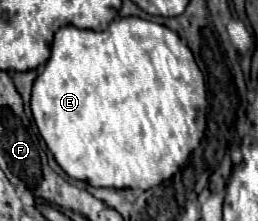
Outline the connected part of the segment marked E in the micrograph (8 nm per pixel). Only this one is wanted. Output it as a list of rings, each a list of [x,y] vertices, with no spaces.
[[[118,17],[108,25],[104,31],[92,31],[92,29],[78,29],[78,27],[62,27],[56,31],[54,41],[52,41],[52,55],[46,61],[42,73],[34,81],[32,89],[32,117],[34,123],[46,141],[48,149],[52,151],[56,163],[72,177],[86,181],[92,187],[112,187],[112,189],[142,189],[146,191],[148,187],[154,187],[156,183],[162,183],[164,179],[170,179],[174,173],[182,169],[190,159],[190,153],[198,149],[200,141],[205,136],[207,125],[206,111],[206,85],[192,51],[188,53],[188,47],[180,41],[180,37],[170,31],[164,25],[158,25],[154,21],[146,21],[140,17]]]

